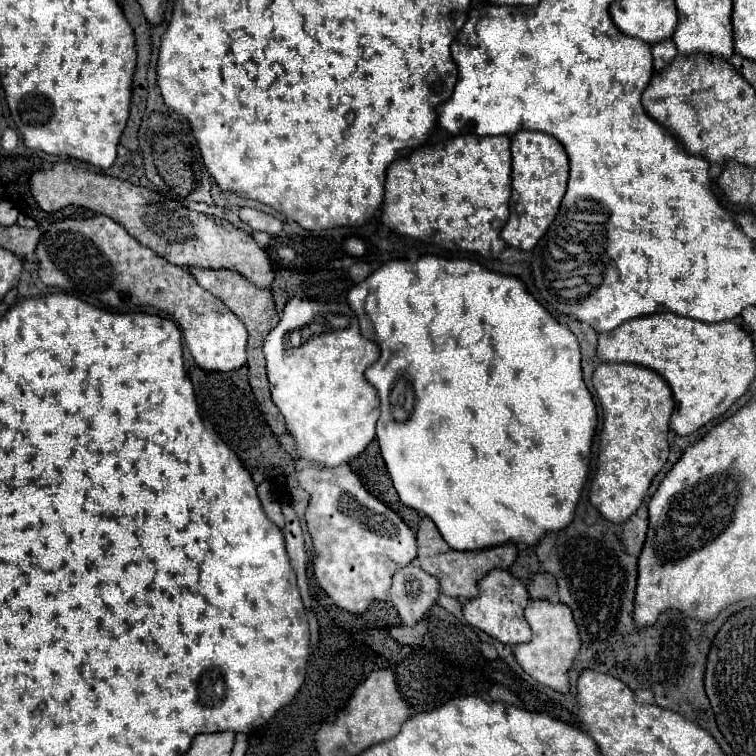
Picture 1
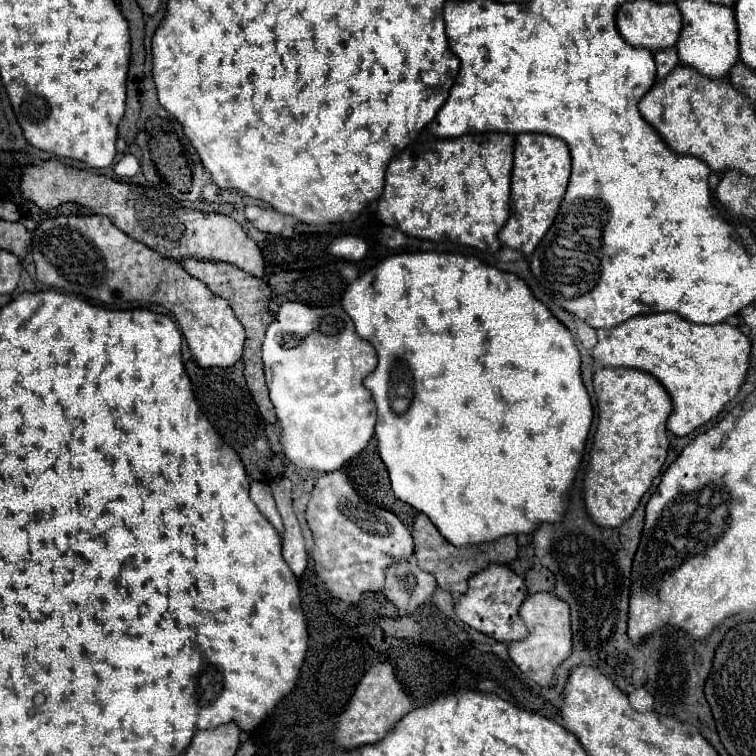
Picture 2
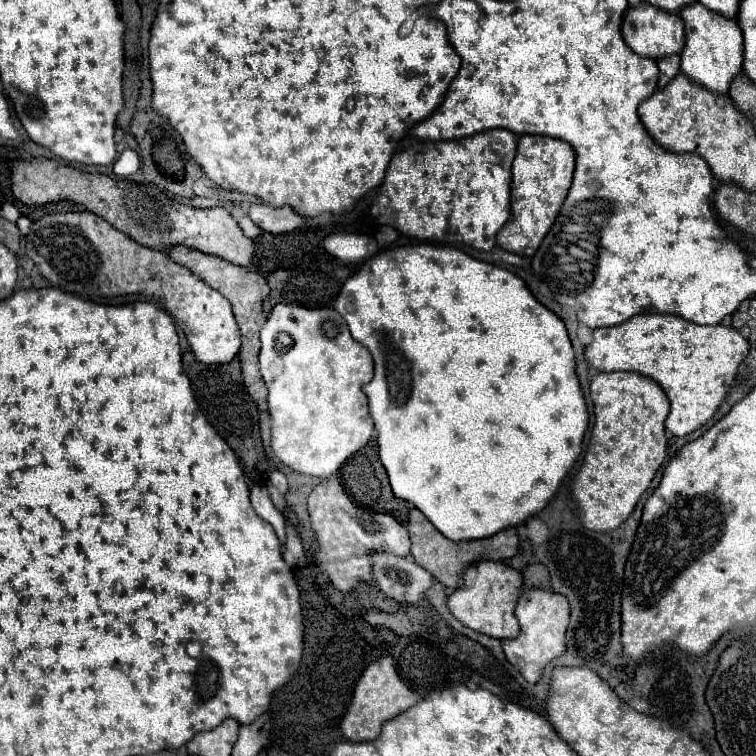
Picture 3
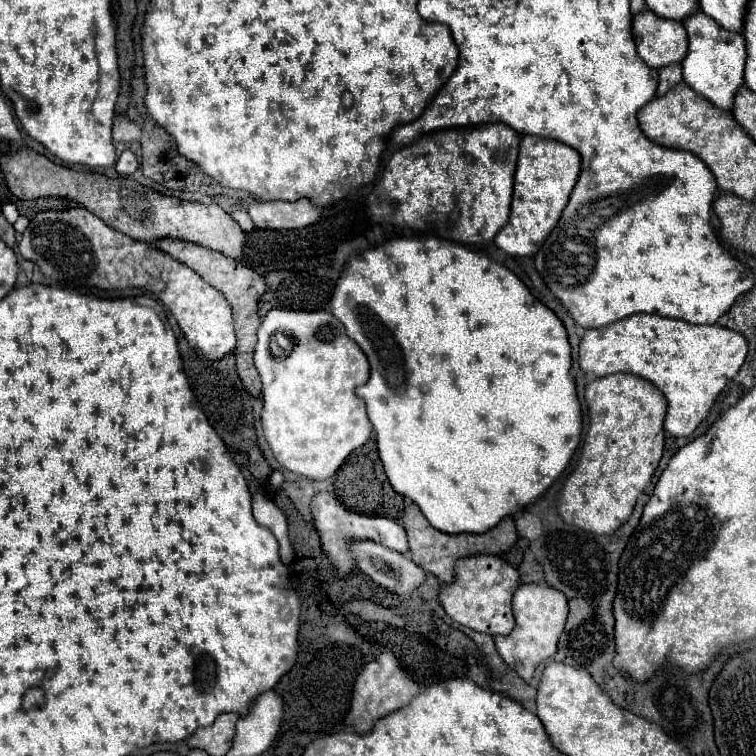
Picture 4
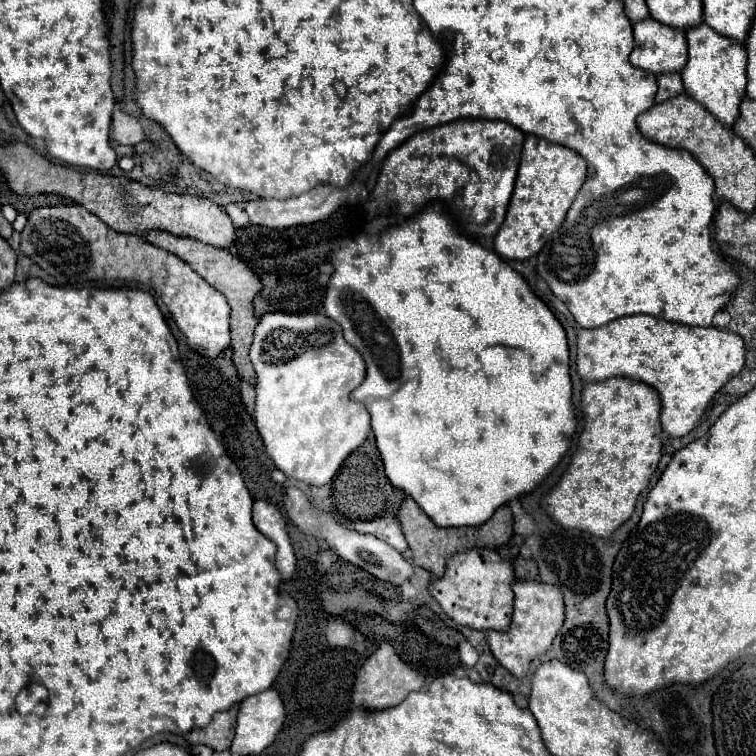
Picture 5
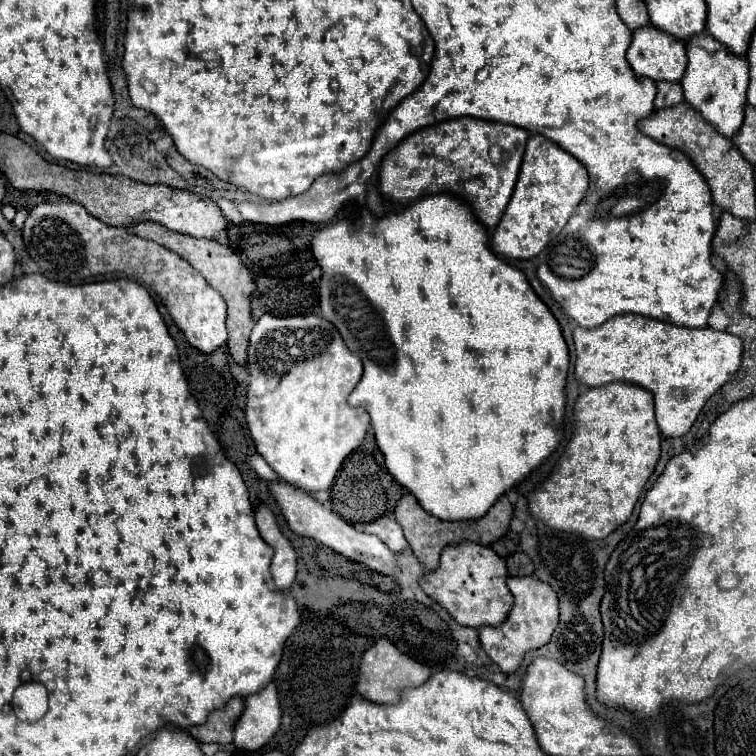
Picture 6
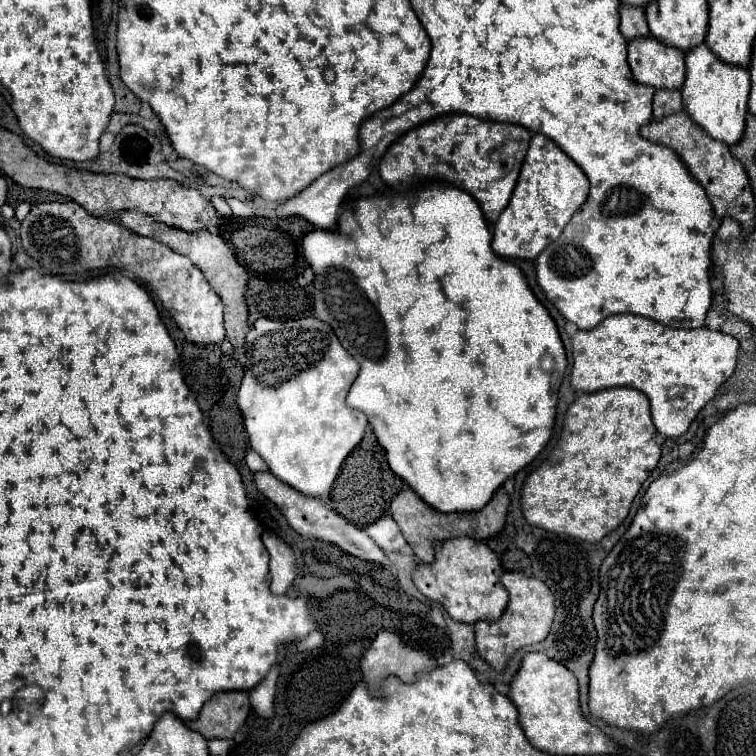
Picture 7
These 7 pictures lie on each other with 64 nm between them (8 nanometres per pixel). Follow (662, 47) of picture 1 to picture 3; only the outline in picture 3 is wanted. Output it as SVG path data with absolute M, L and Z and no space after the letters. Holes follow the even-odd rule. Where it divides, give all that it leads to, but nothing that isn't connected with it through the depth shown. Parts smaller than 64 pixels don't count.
M668 56L668 60L660 60L658 68L660 68L658 88L664 88L680 72L680 56Z

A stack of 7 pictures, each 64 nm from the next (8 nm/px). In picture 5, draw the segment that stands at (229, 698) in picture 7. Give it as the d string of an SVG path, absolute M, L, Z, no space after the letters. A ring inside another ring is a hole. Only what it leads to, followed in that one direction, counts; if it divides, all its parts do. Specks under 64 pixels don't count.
M232 706L228 712L214 714L212 722L206 728L196 728L196 730L188 732L184 738L192 746L204 744L204 746L210 746L216 752L224 752L232 744L236 716L238 716L238 706Z

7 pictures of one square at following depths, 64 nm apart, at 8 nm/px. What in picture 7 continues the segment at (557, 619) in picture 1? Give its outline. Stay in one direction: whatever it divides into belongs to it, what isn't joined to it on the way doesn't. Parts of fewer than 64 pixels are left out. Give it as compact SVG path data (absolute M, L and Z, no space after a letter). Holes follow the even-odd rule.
M504 572L502 584L510 592L508 608L504 610L502 618L496 622L476 622L476 648L484 660L488 660L496 670L506 668L510 658L516 650L538 644L544 640L552 628L552 616L554 616L554 600L552 592L542 580L536 580L534 576L526 576L522 572Z

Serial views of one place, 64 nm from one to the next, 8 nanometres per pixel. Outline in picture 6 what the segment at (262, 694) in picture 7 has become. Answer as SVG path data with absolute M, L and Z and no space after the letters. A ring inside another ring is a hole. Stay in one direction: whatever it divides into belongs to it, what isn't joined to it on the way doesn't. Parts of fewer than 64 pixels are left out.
M274 682L244 700L244 712L234 730L234 748L256 752L264 748L280 728L280 702Z

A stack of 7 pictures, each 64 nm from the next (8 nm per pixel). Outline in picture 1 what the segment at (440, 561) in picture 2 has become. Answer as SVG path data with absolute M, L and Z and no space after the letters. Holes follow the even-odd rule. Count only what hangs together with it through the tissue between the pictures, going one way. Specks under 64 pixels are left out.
M430 518L420 520L420 528L418 528L418 560L420 560L420 568L424 572L432 574L434 578L438 578L440 590L446 596L452 596L452 598L458 598L458 600L476 598L478 596L478 580L482 580L492 568L508 570L514 564L516 554L518 552L516 552L514 544L504 544L504 546L478 550L478 552L456 552L444 542L444 538L440 536L436 524Z

